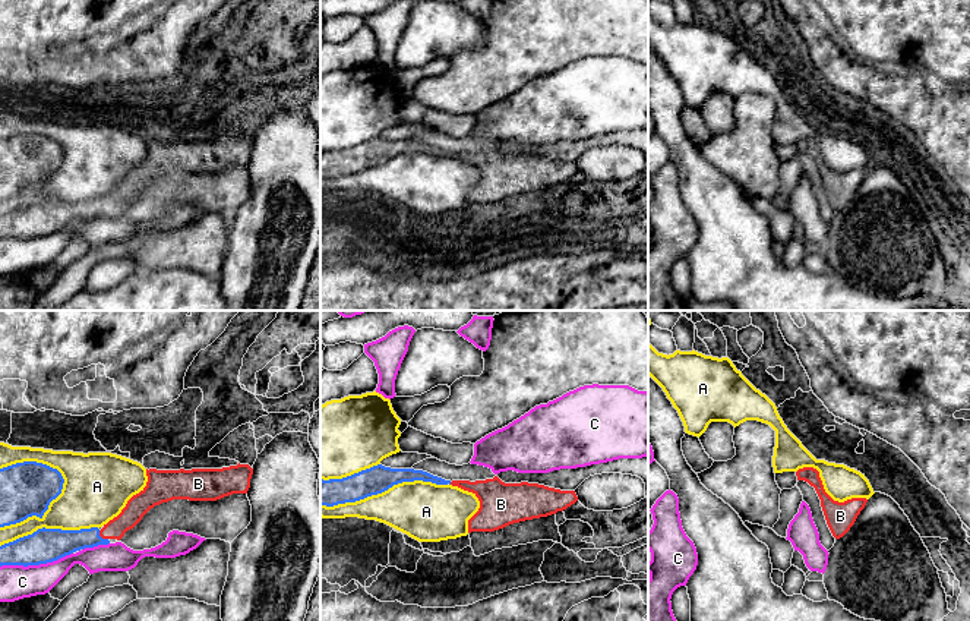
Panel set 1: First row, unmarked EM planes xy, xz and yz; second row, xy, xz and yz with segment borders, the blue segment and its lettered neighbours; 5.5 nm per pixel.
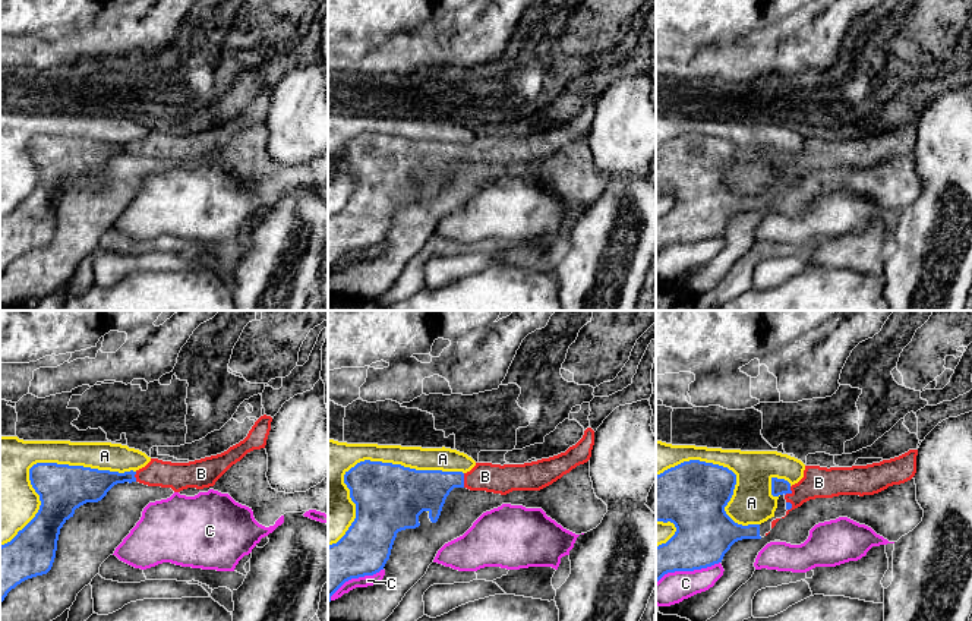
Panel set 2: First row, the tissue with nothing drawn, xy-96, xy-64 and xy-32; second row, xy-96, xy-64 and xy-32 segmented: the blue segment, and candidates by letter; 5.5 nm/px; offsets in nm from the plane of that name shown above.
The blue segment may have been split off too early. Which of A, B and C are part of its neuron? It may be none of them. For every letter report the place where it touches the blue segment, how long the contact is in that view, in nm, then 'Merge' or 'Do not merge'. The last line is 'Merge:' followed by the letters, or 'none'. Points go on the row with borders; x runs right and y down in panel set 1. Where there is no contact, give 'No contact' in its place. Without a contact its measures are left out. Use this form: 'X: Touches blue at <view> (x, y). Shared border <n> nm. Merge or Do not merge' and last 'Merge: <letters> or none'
A: Touches blue at xy (41, 516). Shared border 460 nm. Do not merge
B: Touches blue at xy (100, 536). Shared border 80 nm. Merge
C: Touches blue at xy (35, 564). Shared border 400 nm. Do not merge
Merge: B

